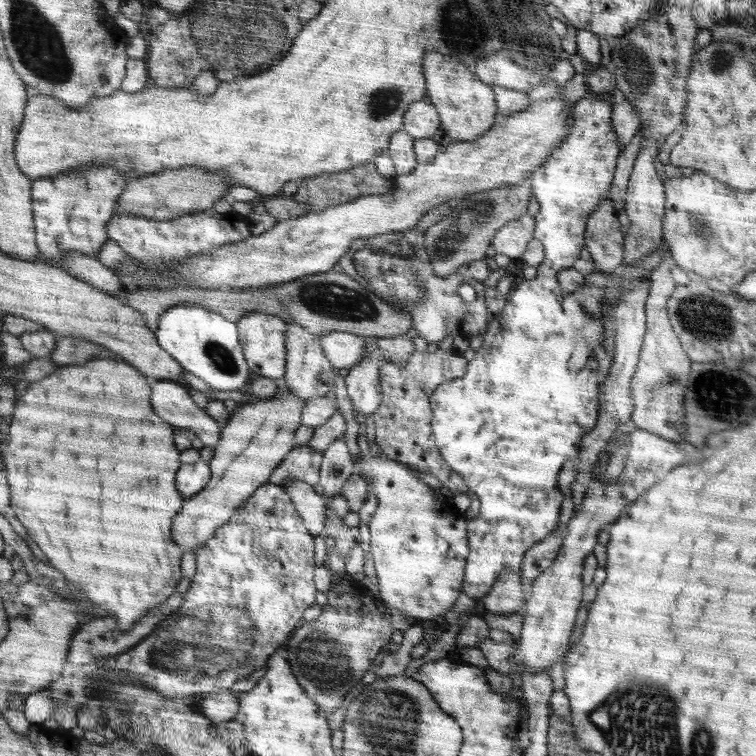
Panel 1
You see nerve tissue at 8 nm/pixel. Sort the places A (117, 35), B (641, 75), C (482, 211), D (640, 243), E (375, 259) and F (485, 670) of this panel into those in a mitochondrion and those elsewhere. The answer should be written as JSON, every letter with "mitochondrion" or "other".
{"A":"other","B":"mitochondrion","C":"mitochondrion","D":"mitochondrion","E":"mitochondrion","F":"other"}

